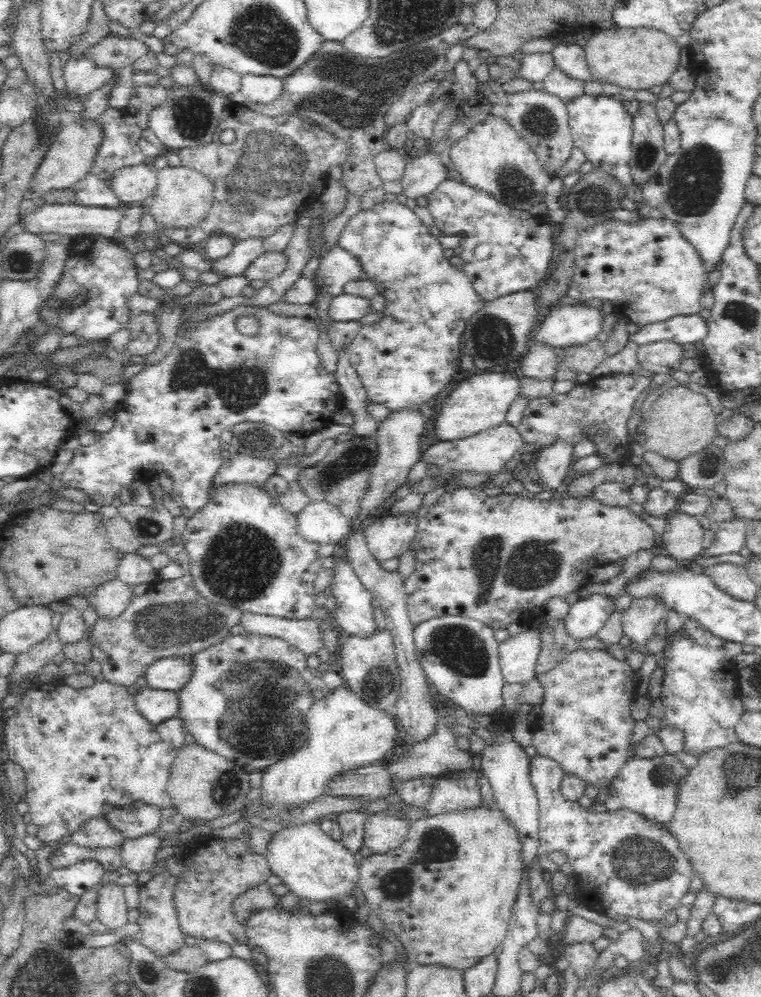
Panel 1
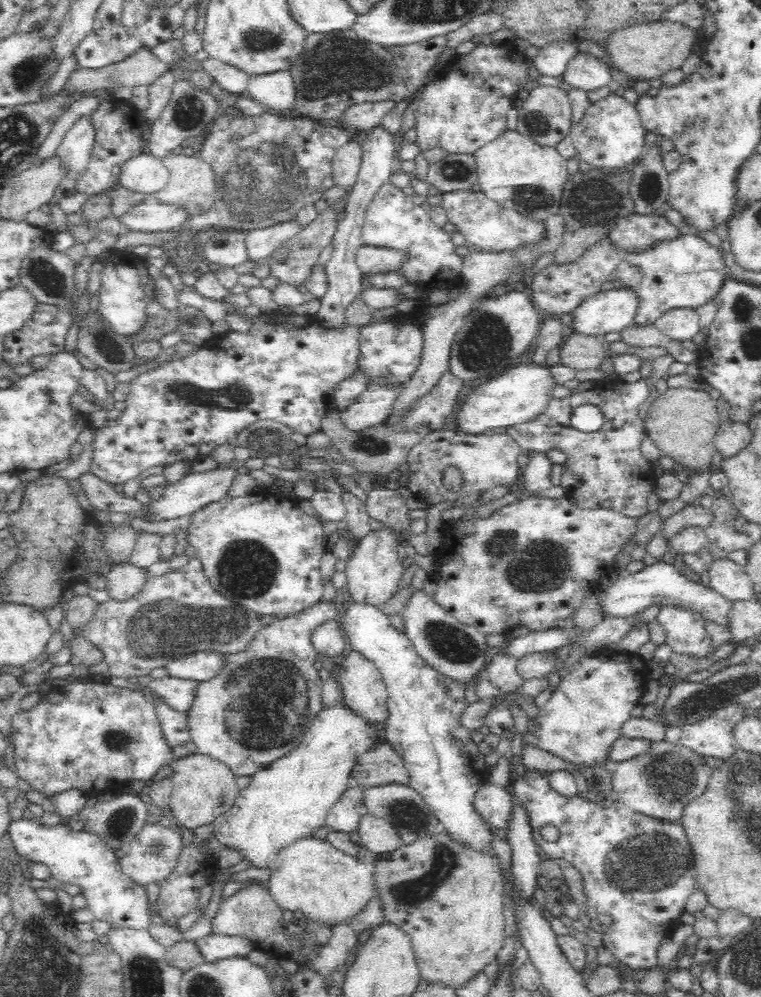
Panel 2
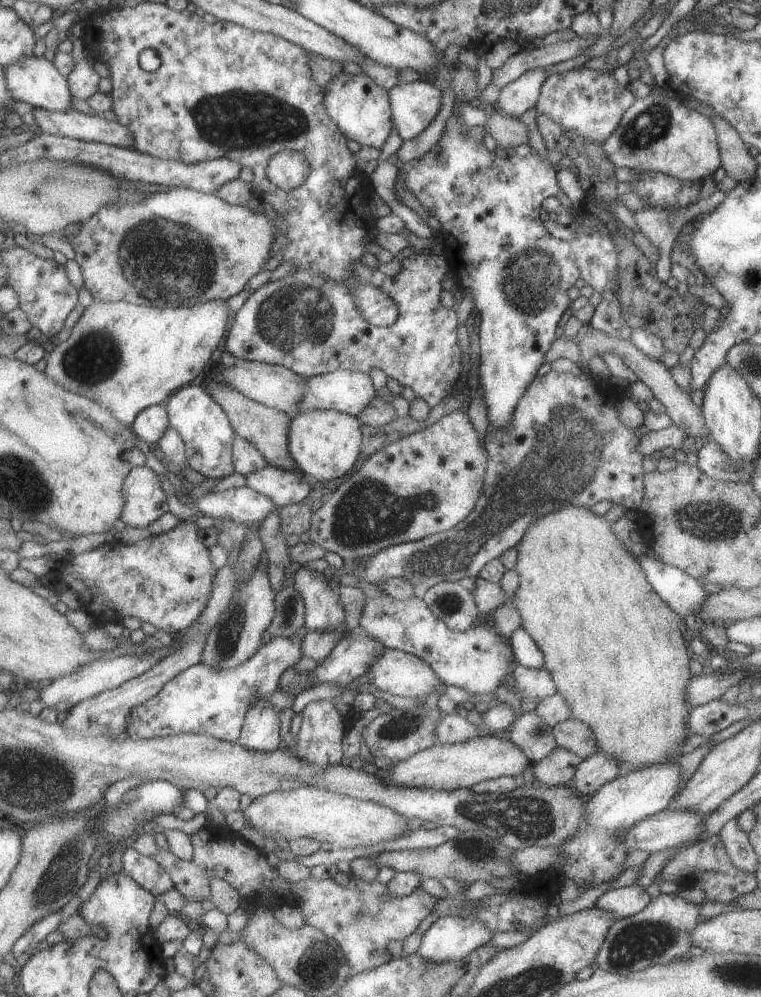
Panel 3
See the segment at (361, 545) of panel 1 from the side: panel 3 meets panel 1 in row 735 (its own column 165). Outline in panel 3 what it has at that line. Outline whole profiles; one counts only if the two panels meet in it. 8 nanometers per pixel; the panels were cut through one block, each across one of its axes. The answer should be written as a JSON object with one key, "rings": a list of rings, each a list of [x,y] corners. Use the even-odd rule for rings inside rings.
{"rings":[[[159,403],[142,410],[132,428],[142,440],[148,444],[155,444],[169,430],[169,426],[172,424],[167,407],[164,403]]]}

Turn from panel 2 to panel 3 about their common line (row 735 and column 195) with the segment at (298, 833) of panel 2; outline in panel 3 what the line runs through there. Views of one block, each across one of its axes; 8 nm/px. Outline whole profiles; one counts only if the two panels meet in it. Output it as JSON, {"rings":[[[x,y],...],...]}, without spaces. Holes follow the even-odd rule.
{"rings":[[[94,301],[75,323],[70,337],[52,350],[45,369],[57,384],[101,403],[125,426],[132,427],[142,410],[165,404],[170,395],[181,387],[197,383],[197,376],[211,360],[217,358],[223,347],[228,336],[228,316],[231,316],[231,311],[225,301],[176,308],[145,307],[126,301]]]}

